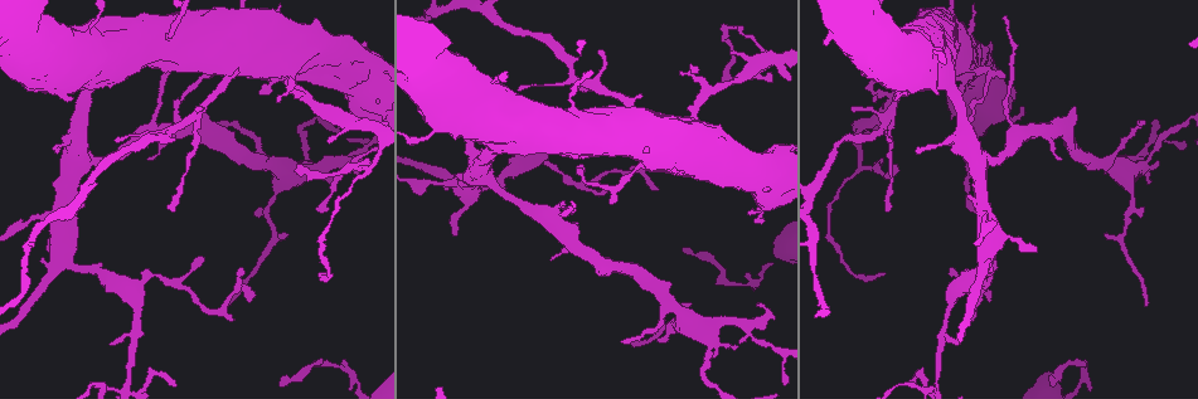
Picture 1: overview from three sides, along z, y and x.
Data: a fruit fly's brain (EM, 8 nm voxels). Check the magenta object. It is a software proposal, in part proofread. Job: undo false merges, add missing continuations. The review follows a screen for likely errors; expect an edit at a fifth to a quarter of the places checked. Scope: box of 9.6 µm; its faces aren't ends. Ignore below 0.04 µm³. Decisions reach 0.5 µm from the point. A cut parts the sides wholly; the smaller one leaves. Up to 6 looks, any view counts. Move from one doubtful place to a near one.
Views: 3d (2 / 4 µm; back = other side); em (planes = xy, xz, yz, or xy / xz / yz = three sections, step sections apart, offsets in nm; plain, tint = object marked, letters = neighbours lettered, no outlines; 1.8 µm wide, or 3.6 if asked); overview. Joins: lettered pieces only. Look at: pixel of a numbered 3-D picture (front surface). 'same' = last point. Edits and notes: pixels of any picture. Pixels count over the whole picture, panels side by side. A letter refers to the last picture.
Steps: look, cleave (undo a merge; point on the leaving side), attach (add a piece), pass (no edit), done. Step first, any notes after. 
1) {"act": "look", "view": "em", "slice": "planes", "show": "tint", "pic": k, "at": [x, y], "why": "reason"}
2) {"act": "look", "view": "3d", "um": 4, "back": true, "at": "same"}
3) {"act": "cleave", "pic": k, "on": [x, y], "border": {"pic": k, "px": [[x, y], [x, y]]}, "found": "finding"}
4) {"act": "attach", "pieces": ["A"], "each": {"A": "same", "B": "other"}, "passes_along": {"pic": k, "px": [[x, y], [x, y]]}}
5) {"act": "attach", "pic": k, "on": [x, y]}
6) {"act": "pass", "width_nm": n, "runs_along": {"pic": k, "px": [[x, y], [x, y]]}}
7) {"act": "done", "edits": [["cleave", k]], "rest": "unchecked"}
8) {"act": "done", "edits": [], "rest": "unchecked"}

{"act": "look", "view": "3d", "um": 2, "pic": 1, "at": [656, 339], "why": "free end"}

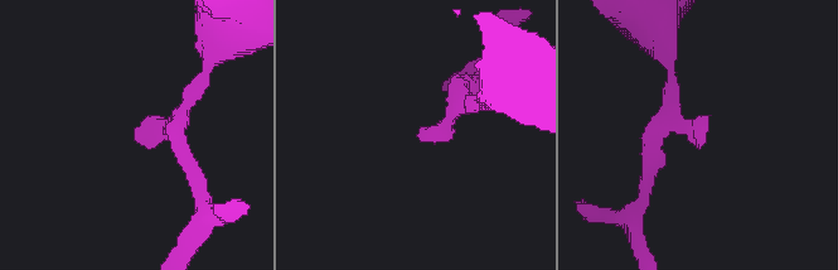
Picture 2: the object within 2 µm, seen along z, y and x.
{"act": "look", "view": "em", "slice": "planes", "show": "plain", "pic": 2, "at": [704, 133], "why": "shape alone is not enough"}

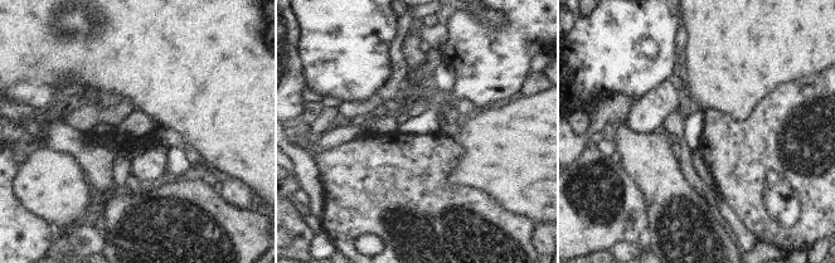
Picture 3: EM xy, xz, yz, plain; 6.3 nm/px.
{"act": "look", "view": "em", "slice": "planes", "show": "letters", "at": "same"}

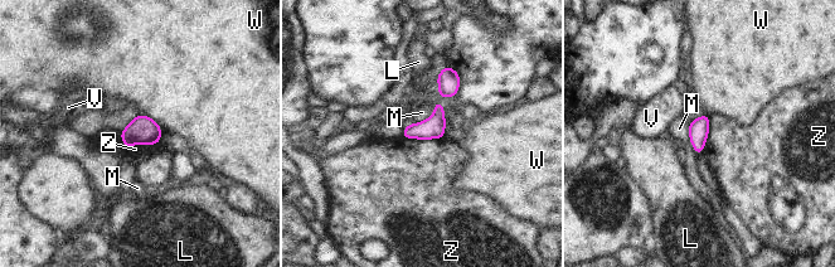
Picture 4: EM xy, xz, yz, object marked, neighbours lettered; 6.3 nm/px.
{"act": "pass", "width_nm": 130, "each": {"L": "other", "M": "other", "V": "other", "W": "other", "Z": "other"}, "found": "none of them fits"}

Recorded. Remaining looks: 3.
{"act": "look", "view": "em", "slice": "planes", "show": "letters", "pic": 1, "at": [1145, 305], "why": "tapers out"}

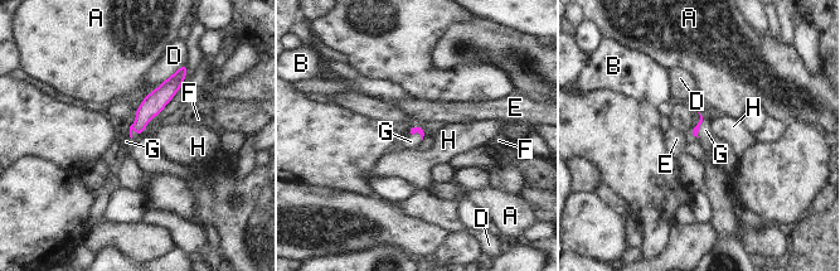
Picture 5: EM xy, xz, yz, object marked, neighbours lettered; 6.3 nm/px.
{"act": "attach", "pieces": ["G"], "longest_contact_nm": ["D", 220], "each": {"A": "other", "B": "other", "D": "other", "E": "other", "F": "other", "G": "same", "H": "other"}, "passes_along": {"pic": 5, "px": [[153, 103], [131, 134], [126, 141]]}, "found": "the neuron continues"}

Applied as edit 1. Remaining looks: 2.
{"act": "done", "edits": [["attach", 5]], "rest": "unchecked"}

